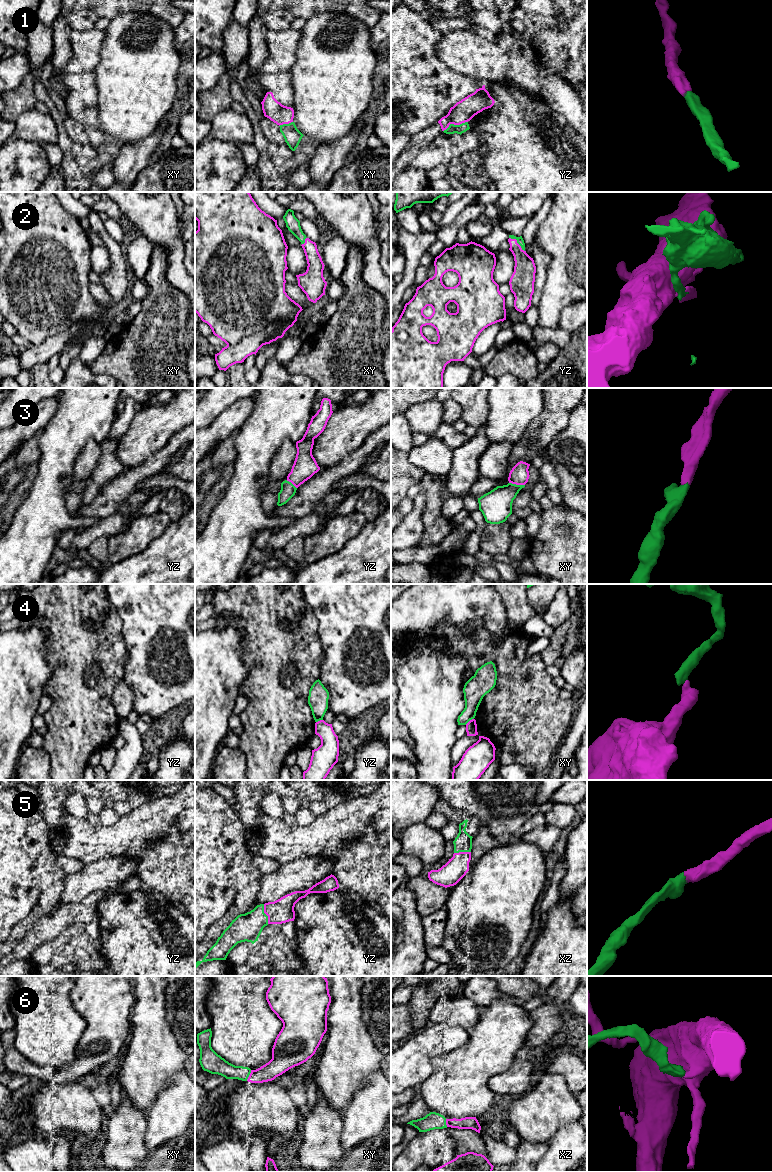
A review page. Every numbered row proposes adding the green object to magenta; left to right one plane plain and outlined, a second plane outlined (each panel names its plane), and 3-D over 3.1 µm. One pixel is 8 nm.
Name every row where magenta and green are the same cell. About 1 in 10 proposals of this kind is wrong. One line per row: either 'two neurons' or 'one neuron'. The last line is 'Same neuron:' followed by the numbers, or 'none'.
1: one neuron
2: one neuron
3: one neuron
4: two neurons
5: one neuron
6: one neuron
Same neuron: 1, 2, 3, 5, 6

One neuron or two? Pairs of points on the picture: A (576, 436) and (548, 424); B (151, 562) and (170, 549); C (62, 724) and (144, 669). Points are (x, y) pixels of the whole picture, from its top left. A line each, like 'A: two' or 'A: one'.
A: two
B: one
C: two

